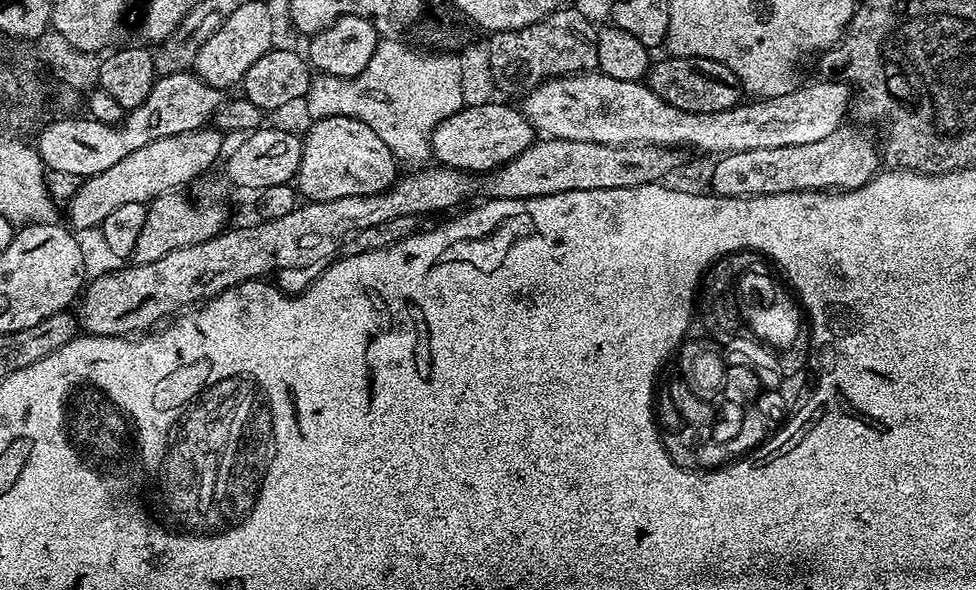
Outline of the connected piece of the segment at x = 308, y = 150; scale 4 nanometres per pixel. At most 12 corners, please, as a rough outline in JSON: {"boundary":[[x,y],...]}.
{"boundary":[[358,118],[303,133],[305,201],[378,194],[396,155]]}

